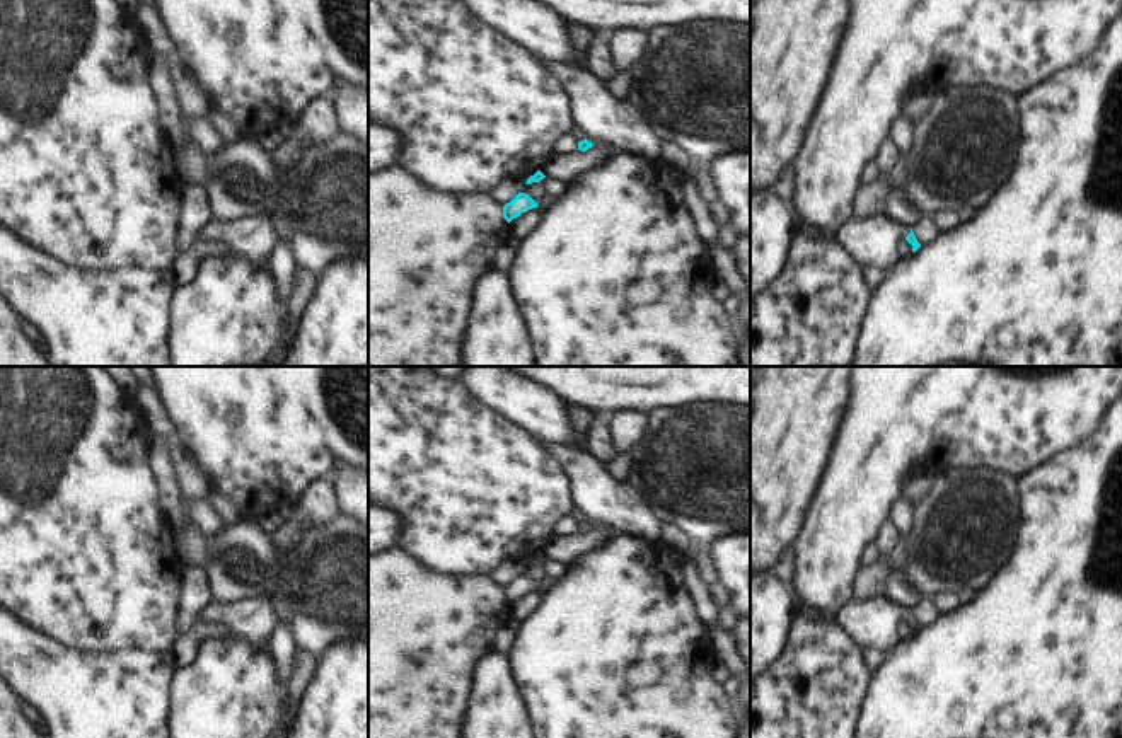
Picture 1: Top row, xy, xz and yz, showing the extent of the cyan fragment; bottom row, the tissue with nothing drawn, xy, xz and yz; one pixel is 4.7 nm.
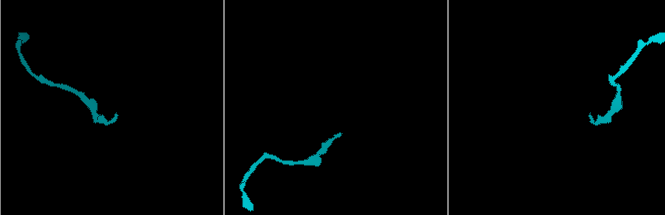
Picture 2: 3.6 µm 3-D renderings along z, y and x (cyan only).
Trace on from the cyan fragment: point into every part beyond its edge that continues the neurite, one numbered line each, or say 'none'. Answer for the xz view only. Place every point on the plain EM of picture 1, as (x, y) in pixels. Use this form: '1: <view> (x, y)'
1: xz (601, 498)

